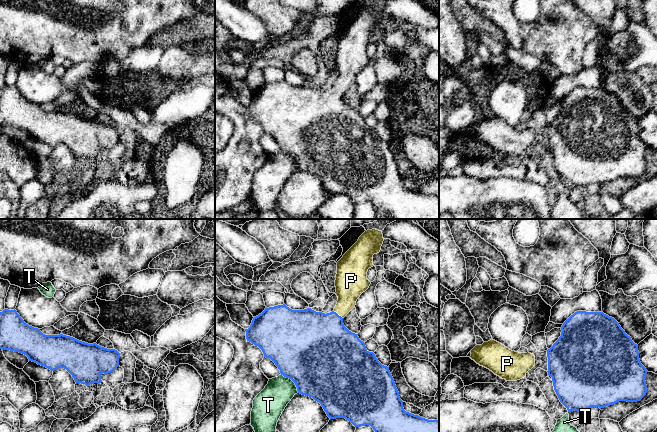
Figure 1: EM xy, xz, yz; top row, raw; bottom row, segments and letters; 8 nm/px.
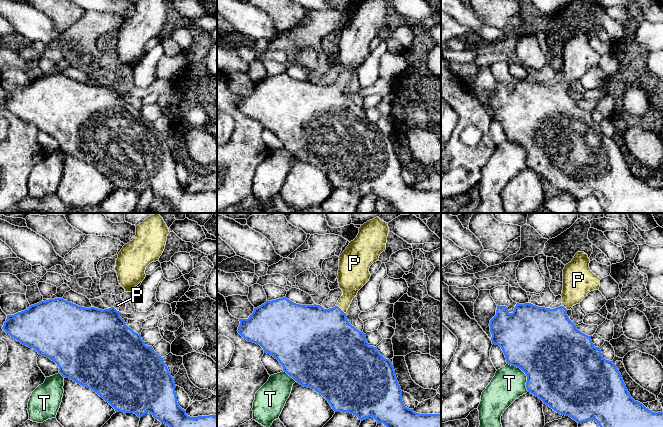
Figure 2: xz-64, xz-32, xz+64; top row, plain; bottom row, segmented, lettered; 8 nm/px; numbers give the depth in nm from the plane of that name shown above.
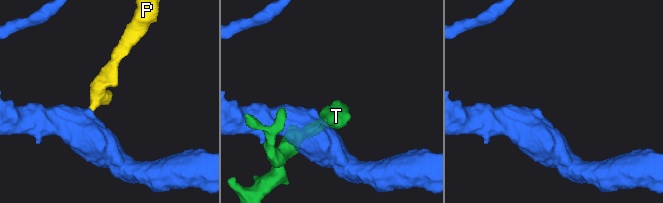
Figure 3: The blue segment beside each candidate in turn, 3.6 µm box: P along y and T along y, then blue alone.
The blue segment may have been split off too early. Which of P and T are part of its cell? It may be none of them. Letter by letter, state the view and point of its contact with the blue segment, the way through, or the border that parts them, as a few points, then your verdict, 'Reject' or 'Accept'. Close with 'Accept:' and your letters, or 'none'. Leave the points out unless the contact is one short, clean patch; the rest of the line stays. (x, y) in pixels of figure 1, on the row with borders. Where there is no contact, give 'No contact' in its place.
P: Touches blue at xz (337, 314). Path across: xz (320, 340), (326, 334), (337, 314), (346, 302), (349, 286). Accept
T: Touches blue at xz (292, 380). Reject
Accept: P

